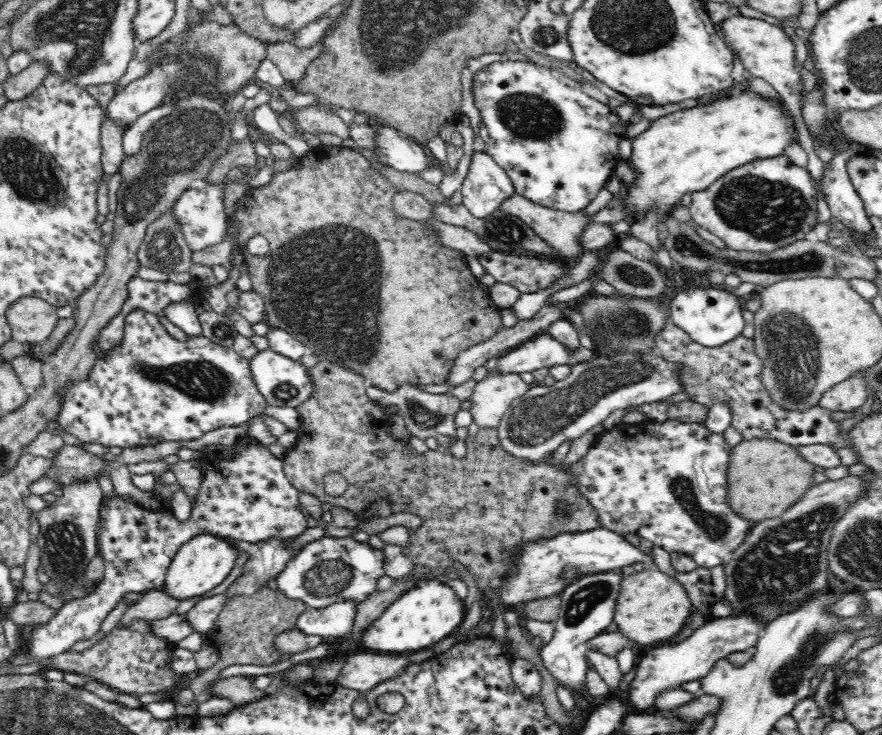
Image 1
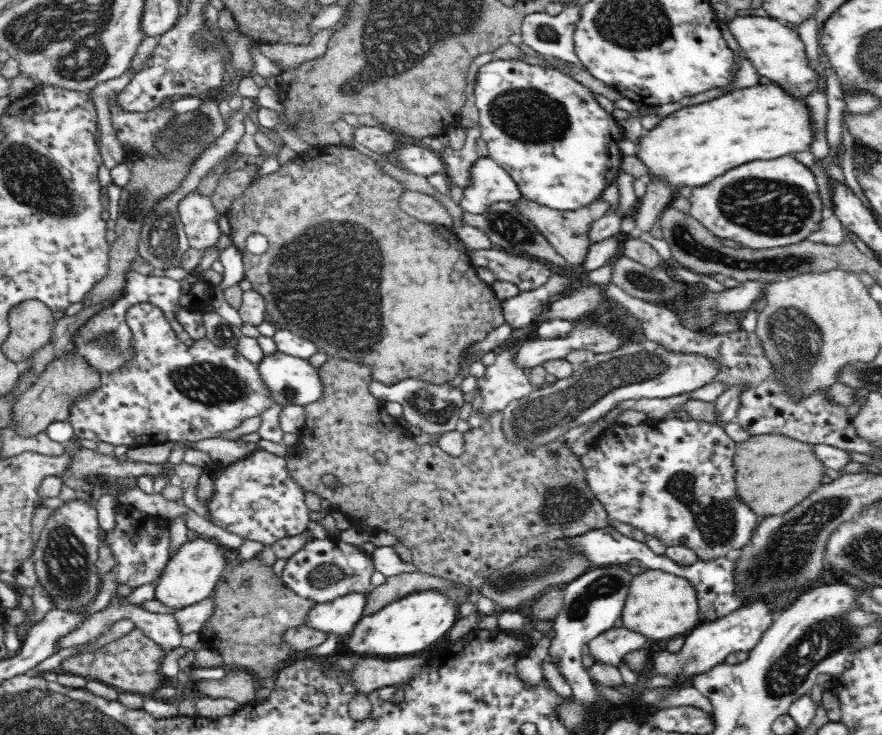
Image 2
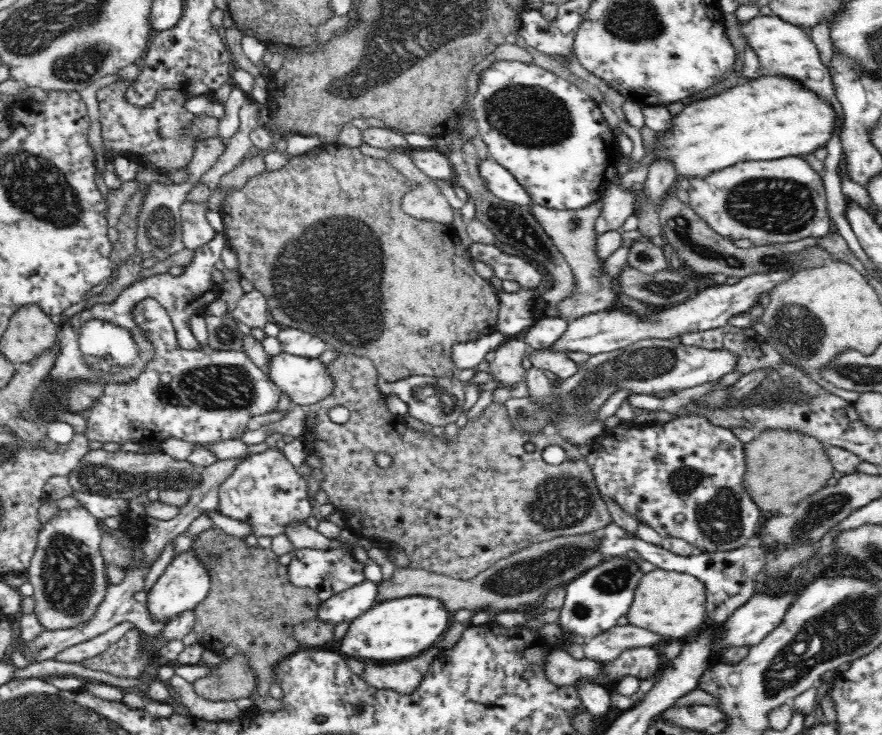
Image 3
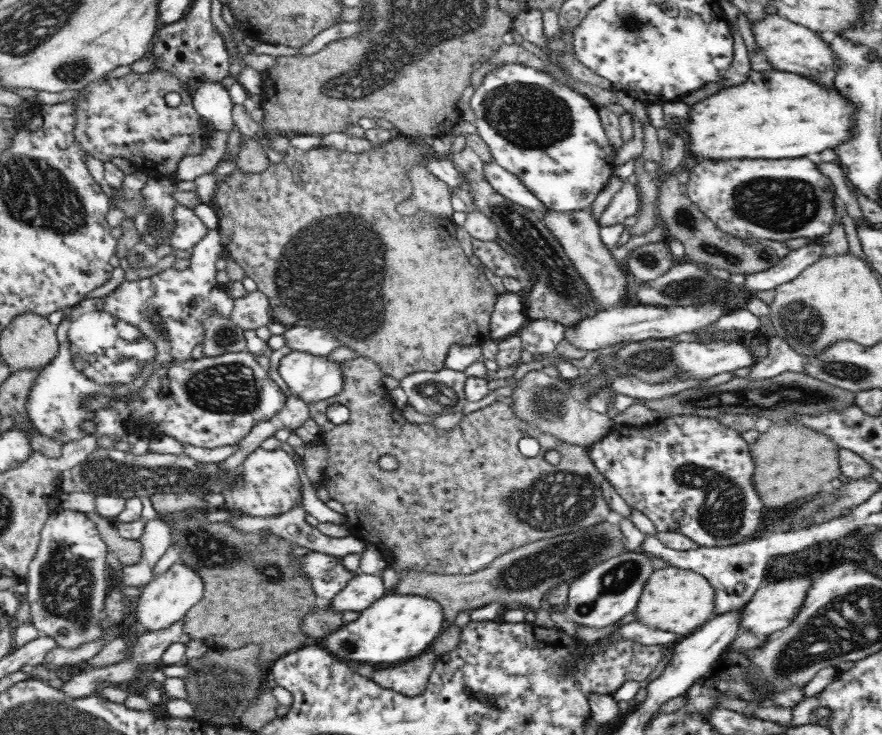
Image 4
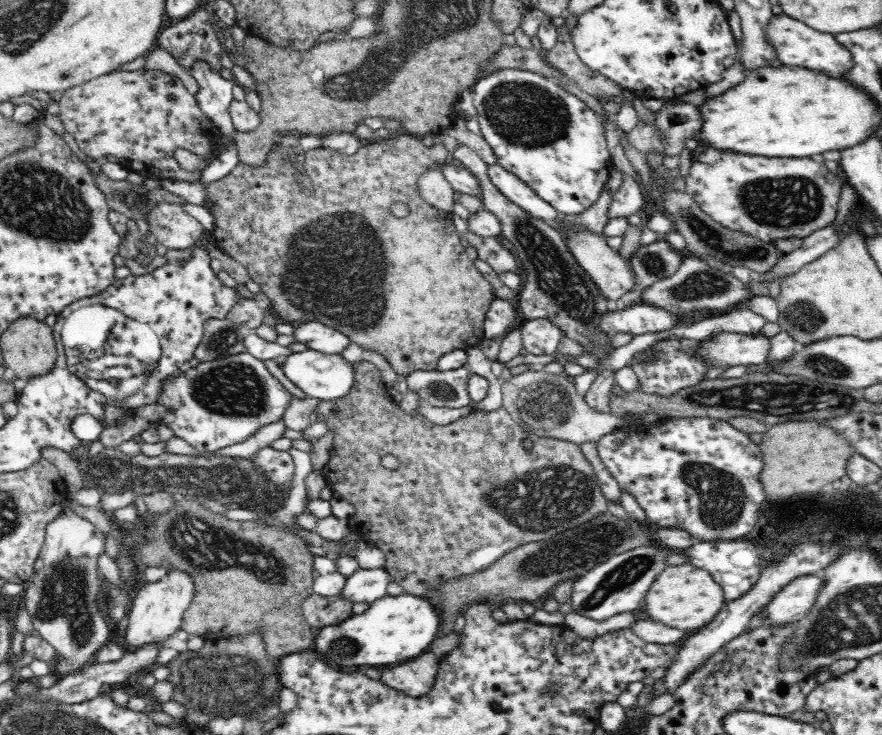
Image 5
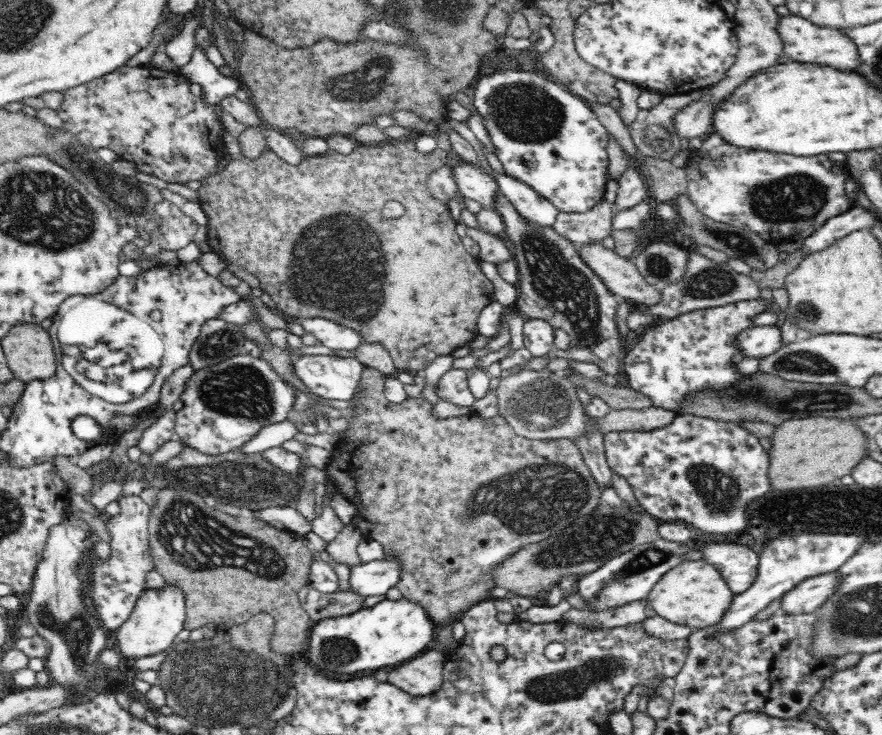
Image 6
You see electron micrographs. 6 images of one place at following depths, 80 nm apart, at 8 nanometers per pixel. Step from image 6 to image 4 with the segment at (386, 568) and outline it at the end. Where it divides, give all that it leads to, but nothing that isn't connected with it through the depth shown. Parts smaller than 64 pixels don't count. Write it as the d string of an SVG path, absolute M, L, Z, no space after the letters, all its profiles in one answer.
M357 575L344 590L334 598L317 597L317 606L334 613L362 612L384 596L384 584L381 576Z

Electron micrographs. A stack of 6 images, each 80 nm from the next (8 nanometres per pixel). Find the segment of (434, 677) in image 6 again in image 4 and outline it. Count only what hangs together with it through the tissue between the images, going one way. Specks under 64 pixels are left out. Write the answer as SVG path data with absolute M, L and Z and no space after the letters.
M428 650L399 664L375 666L370 679L382 688L392 689L406 696L416 696L424 692L437 658L436 653Z

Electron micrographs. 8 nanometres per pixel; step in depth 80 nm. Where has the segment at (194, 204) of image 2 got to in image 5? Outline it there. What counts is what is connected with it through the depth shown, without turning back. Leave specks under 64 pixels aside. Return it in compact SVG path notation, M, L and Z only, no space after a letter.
M162 201L149 212L149 232L172 250L192 248L202 238L203 224L180 205Z

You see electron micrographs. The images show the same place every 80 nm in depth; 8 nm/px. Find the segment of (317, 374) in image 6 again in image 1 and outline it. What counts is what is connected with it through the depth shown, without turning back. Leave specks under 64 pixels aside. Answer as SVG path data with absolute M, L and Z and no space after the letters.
M268 348L258 351L248 360L248 363L250 363L252 381L256 383L258 393L266 399L266 404L270 406L296 408L312 394L312 381L308 377L307 368L300 363L300 360L289 359Z

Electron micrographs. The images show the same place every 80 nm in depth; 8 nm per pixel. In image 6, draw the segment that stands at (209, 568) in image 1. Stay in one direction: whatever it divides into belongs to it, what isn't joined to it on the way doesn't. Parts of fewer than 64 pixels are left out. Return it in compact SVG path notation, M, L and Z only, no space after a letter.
M166 582L160 589L146 589L136 600L132 614L116 632L117 649L122 658L134 661L140 657L158 655L166 651L183 629L185 621L185 594L182 587Z

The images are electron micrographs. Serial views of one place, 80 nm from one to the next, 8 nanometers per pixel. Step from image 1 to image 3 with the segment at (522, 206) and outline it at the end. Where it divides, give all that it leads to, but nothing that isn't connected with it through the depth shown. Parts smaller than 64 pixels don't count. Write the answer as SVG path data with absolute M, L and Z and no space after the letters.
M602 201L592 202L586 208L580 208L577 211L557 211L534 202L530 202L528 207L530 207L530 213L542 225L544 232L550 236L558 251L565 256L574 273L572 294L557 305L556 317L570 321L590 313L606 311L611 305L614 306L614 301L617 300L617 283L615 278L610 278L600 271L603 262L600 263L596 257L597 236L594 224L595 220L600 218L603 209Z

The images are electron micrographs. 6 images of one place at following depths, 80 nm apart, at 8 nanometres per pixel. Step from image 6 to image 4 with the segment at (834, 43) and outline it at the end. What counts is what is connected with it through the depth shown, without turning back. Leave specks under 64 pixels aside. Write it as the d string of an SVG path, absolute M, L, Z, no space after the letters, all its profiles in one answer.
M778 13L766 15L762 20L752 23L752 33L759 51L772 69L800 74L827 90L833 89L837 65L827 39L823 40L811 29L794 24Z

